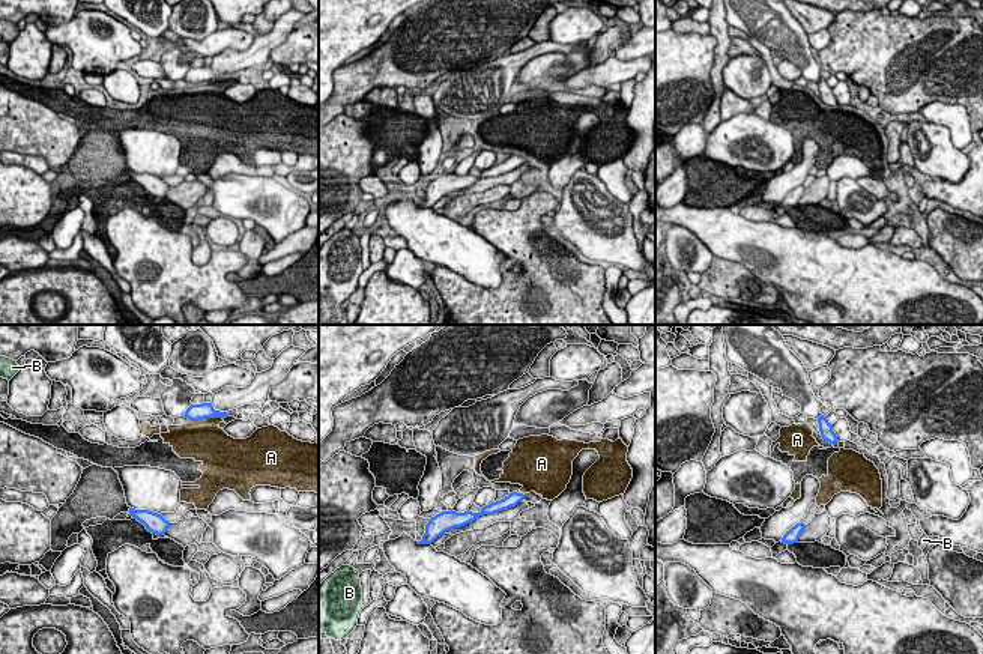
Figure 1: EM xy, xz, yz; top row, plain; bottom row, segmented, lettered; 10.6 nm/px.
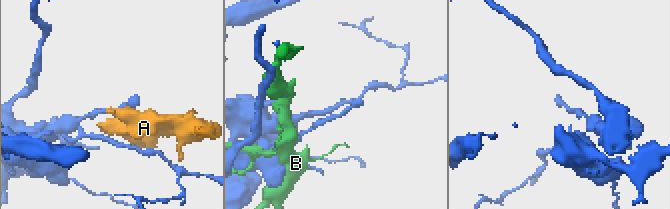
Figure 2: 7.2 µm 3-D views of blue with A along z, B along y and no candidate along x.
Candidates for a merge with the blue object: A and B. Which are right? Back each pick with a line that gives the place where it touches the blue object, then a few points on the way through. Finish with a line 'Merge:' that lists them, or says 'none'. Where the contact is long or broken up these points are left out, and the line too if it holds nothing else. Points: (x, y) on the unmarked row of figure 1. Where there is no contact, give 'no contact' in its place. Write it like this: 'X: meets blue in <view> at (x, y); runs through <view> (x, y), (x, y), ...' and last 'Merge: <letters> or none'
Merge: none

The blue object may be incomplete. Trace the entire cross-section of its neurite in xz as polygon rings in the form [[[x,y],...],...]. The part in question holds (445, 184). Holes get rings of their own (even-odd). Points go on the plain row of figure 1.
[[[513,155],[508,159],[505,159],[504,162],[482,170],[479,176],[472,176],[469,173],[464,176],[455,176],[452,173],[442,174],[428,183],[428,186],[425,188],[425,197],[422,198],[422,203],[418,206],[431,207],[437,200],[445,197],[446,194],[451,194],[454,191],[461,191],[461,189],[473,185],[476,180],[479,180],[482,177],[495,177],[495,176],[508,173],[511,170],[516,170],[523,162],[525,162],[523,156]]]

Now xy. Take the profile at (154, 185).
[[[129,171],[129,177],[140,186],[143,186],[152,197],[165,198],[167,192],[170,191],[170,185],[153,174]]]

